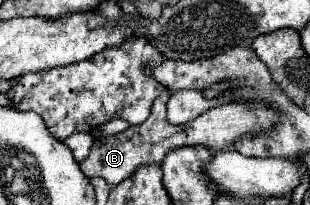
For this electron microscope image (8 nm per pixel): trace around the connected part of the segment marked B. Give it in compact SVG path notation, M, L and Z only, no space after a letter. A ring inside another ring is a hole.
M163 92L155 104L153 104L153 112L151 116L139 124L139 126L129 126L125 132L113 134L113 136L101 136L93 142L89 156L79 162L81 172L87 178L103 178L107 184L115 186L121 180L125 180L127 176L131 176L139 166L143 164L161 164L165 154L173 148L181 148L181 146L195 146L201 144L205 146L209 152L219 152L219 150L229 150L229 144L233 144L233 140L239 140L241 134L245 132L259 132L261 128L269 128L279 120L279 114L269 108L269 106L261 106L261 104L223 104L219 108L211 108L207 112L203 112L201 116L197 116L195 120L181 124L181 126L173 126L167 122L167 100L169 100L171 92Z

